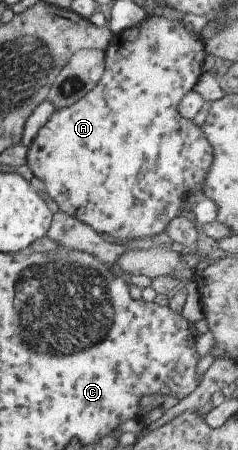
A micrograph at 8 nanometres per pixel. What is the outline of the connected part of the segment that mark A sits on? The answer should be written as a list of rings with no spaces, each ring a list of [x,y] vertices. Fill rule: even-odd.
[[[146,16],[140,23],[129,28],[124,28],[115,33],[104,48],[104,69],[101,78],[94,84],[94,87],[81,97],[81,100],[71,106],[54,110],[47,122],[37,131],[36,137],[31,141],[26,152],[26,164],[34,176],[43,180],[43,192],[47,194],[58,210],[66,215],[72,216],[84,225],[89,226],[98,233],[105,233],[117,238],[121,242],[143,241],[145,236],[155,236],[164,232],[167,224],[175,217],[179,217],[181,210],[190,205],[193,207],[196,202],[182,197],[191,189],[193,200],[202,198],[202,183],[208,175],[212,163],[212,148],[205,138],[200,126],[195,125],[191,120],[184,119],[177,110],[182,96],[189,92],[199,77],[205,72],[204,62],[207,53],[204,51],[204,44],[200,34],[187,32],[180,20],[171,20],[163,16]]]

